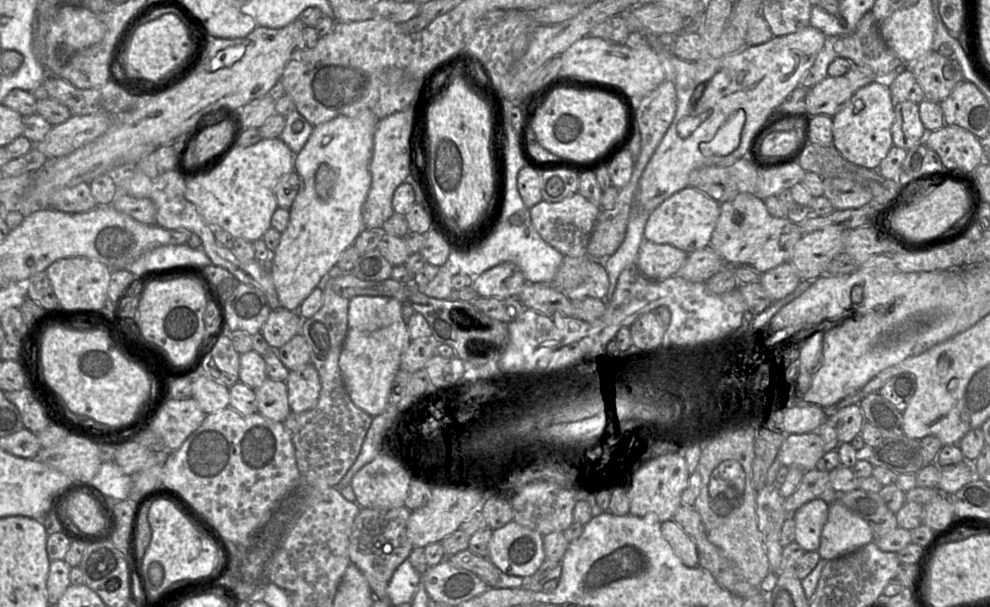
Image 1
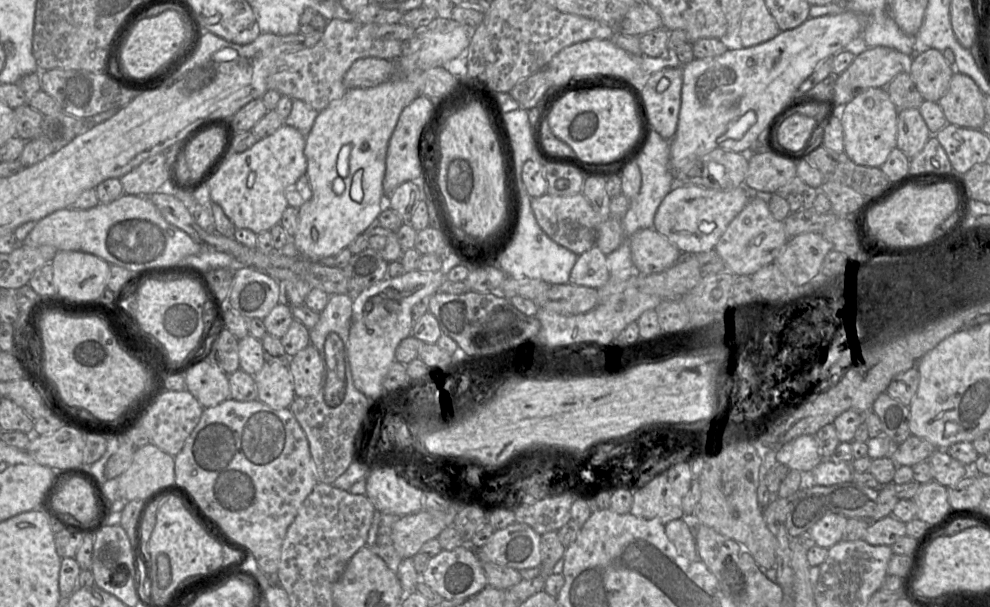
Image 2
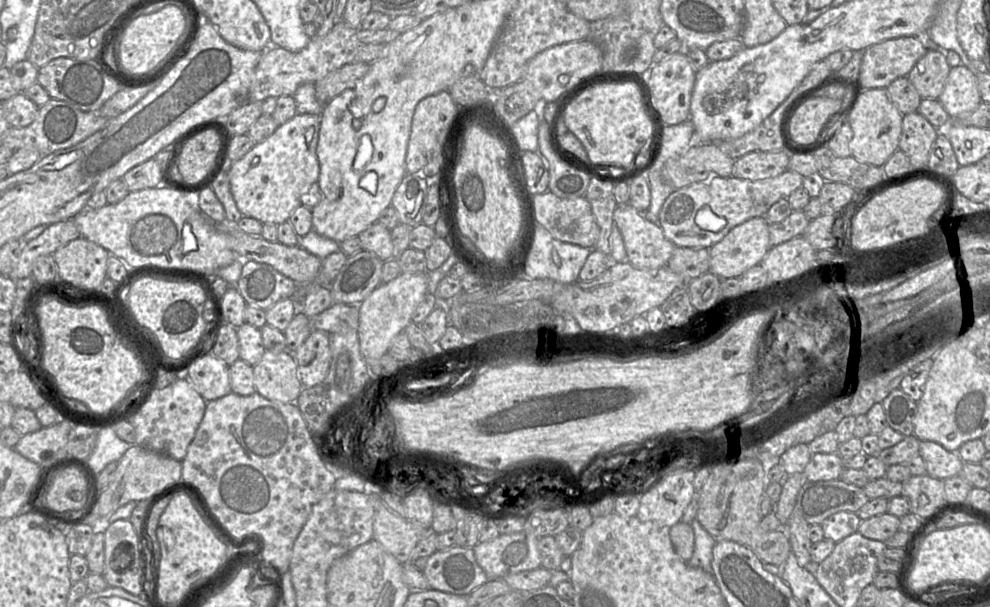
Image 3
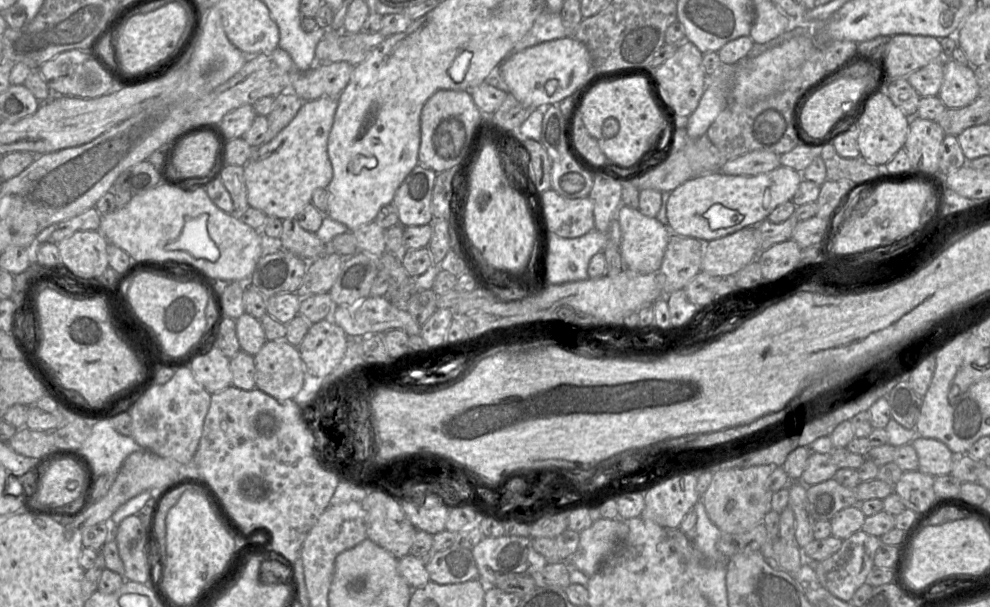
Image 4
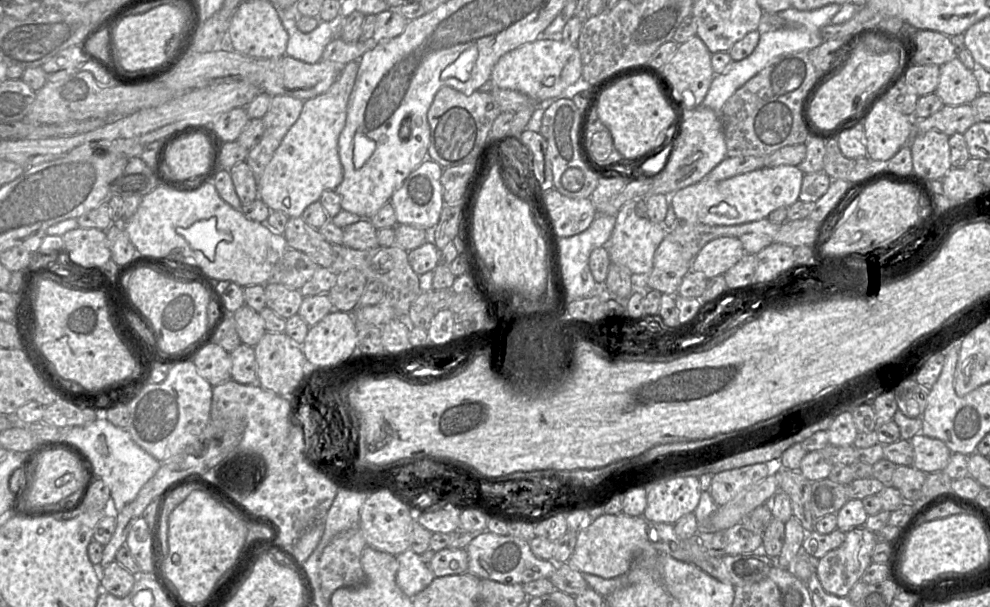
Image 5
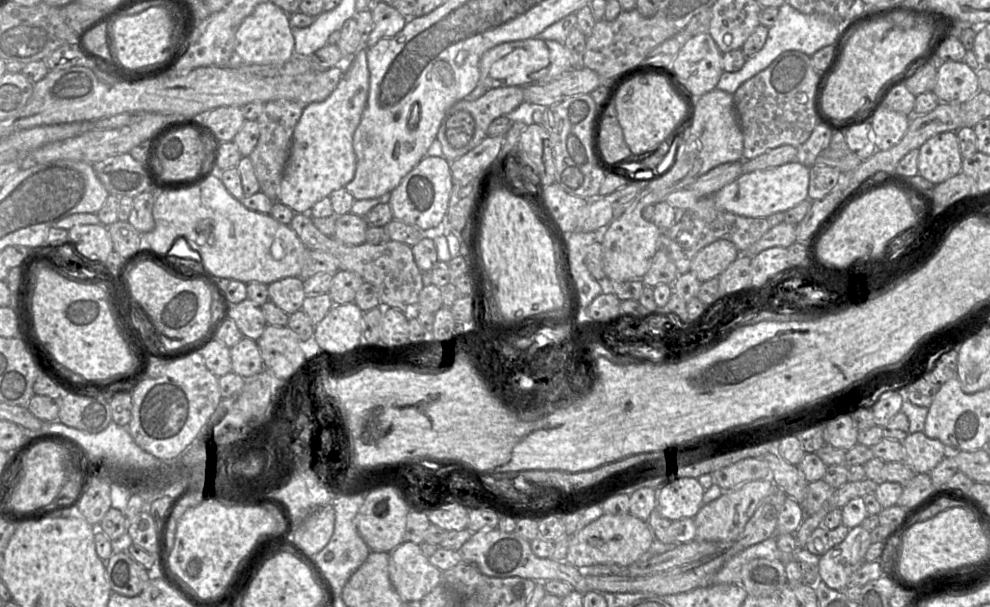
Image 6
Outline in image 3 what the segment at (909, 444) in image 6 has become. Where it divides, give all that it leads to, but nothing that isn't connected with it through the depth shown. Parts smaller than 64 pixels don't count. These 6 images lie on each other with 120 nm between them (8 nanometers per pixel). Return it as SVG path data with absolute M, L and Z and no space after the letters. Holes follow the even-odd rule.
M920 441L919 455L922 457L926 474L945 480L960 473L963 461L957 452L947 451L943 446L932 441Z

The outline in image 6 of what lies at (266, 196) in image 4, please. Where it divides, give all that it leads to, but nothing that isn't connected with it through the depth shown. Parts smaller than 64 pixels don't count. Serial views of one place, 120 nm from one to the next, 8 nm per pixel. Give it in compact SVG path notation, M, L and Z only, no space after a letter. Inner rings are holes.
M363 45L353 57L347 58L344 74L334 91L325 100L305 106L295 126L278 199L295 213L309 213L316 202L344 188L355 175L353 136L366 107L369 90L366 49Z

